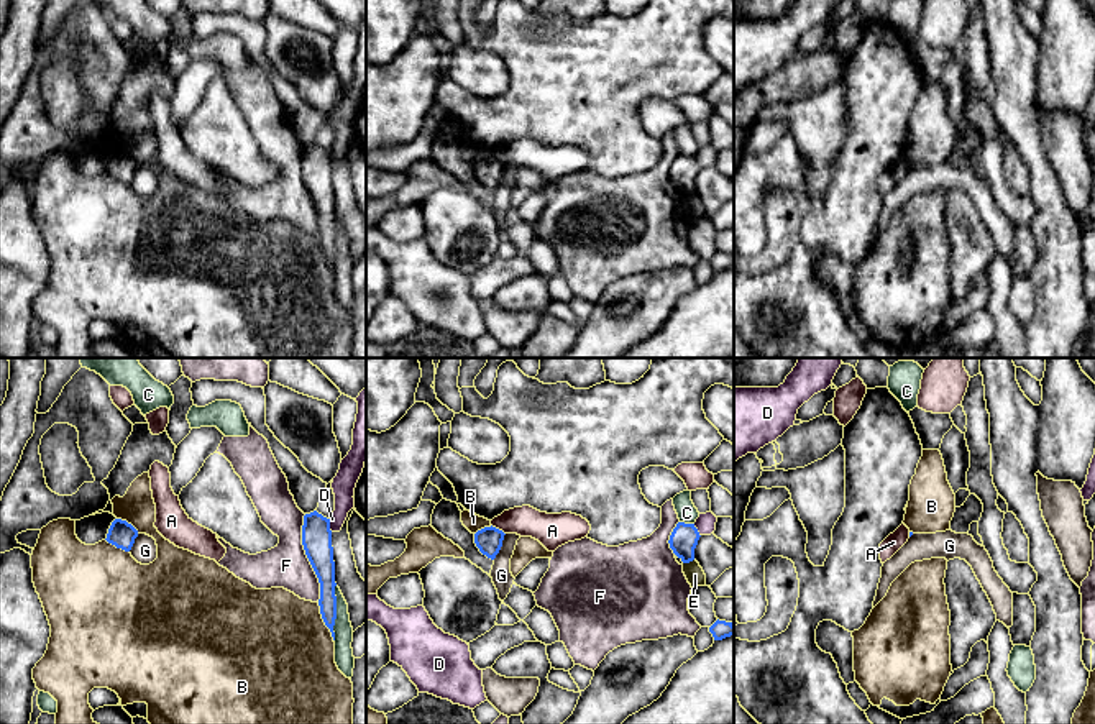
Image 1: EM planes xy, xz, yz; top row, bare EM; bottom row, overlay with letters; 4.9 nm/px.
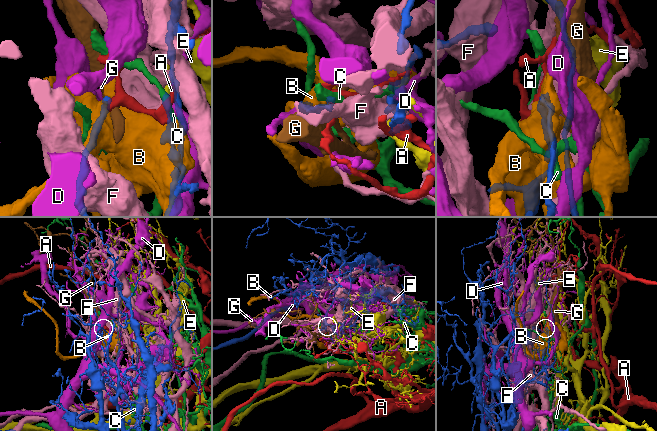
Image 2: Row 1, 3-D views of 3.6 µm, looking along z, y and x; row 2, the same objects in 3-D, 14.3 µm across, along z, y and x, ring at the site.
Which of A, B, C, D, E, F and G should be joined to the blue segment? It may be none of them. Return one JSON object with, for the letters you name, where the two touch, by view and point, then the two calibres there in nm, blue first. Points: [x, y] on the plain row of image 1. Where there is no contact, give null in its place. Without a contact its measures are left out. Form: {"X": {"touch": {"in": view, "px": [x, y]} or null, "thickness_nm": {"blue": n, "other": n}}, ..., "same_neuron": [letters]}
{"same_neuron": []}

